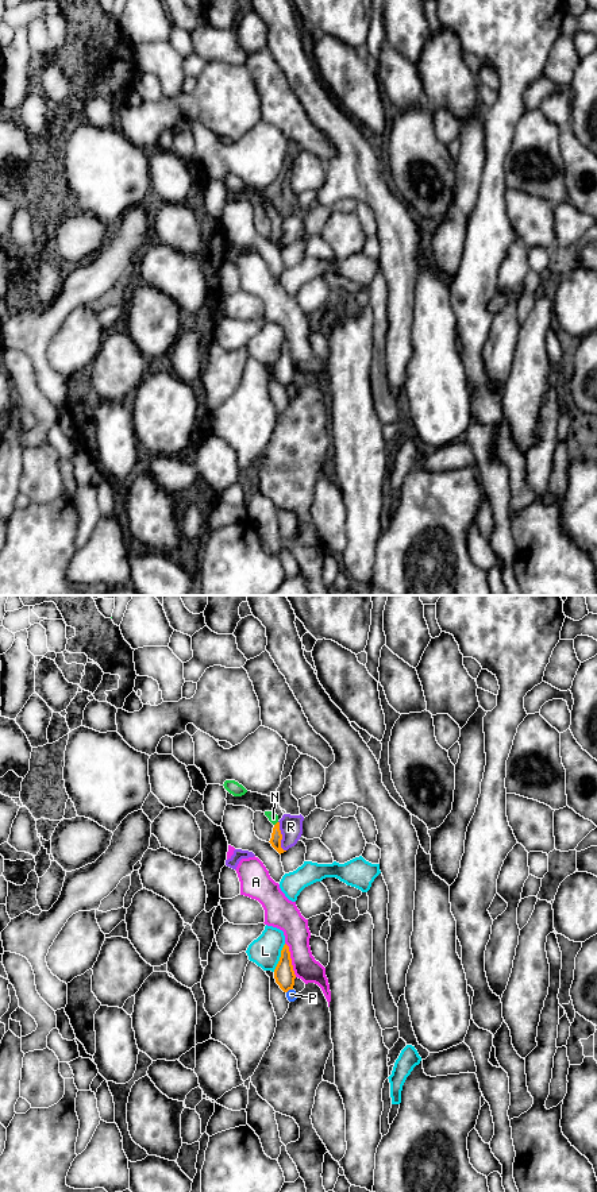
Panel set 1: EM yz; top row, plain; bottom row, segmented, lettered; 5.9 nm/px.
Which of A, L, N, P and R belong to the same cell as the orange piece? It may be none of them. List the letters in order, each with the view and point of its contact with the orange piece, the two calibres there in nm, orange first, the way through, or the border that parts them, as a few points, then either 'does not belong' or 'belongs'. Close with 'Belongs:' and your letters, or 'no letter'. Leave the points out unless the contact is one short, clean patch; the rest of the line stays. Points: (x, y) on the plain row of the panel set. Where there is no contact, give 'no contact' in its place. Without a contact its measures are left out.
A: yz (291, 355) | 120/160 nm | does not belong
L: yz (280, 353) | 120/180 nm | does not belong
N: yz (276, 219) | 70/60 nm | belongs
P: yz (289, 384) | 120/60 nm | does not belong
R: yz (281, 231) | 70/140 nm | along yz (278, 216), (281, 242), (285, 246) | does not belong
Belongs: N

